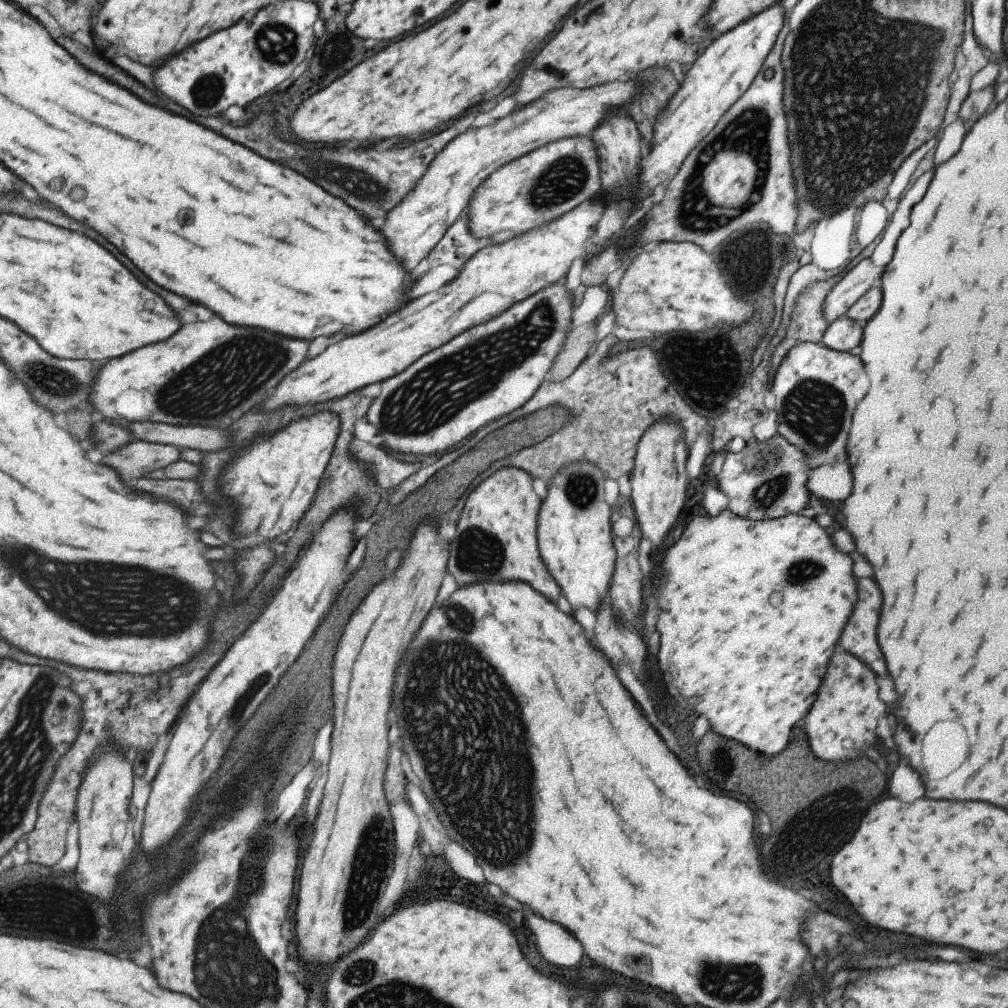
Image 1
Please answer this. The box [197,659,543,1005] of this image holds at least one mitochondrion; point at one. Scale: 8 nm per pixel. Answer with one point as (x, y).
(371, 864)

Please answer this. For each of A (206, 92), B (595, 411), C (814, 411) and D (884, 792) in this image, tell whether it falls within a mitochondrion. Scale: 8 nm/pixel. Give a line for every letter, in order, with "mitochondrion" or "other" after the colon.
A: mitochondrion
B: other
C: mitochondrion
D: other

